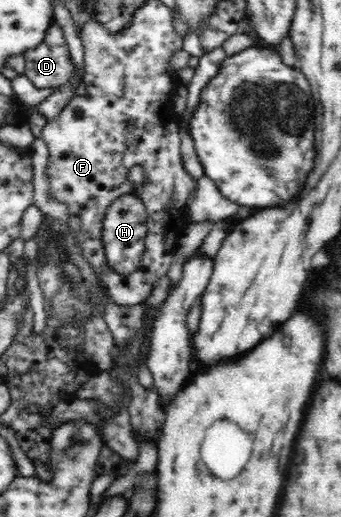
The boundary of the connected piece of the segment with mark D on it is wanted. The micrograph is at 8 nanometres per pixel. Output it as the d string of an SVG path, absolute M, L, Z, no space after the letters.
M52 25L46 30L43 41L24 55L24 75L39 89L58 89L73 76L73 63L63 31Z

